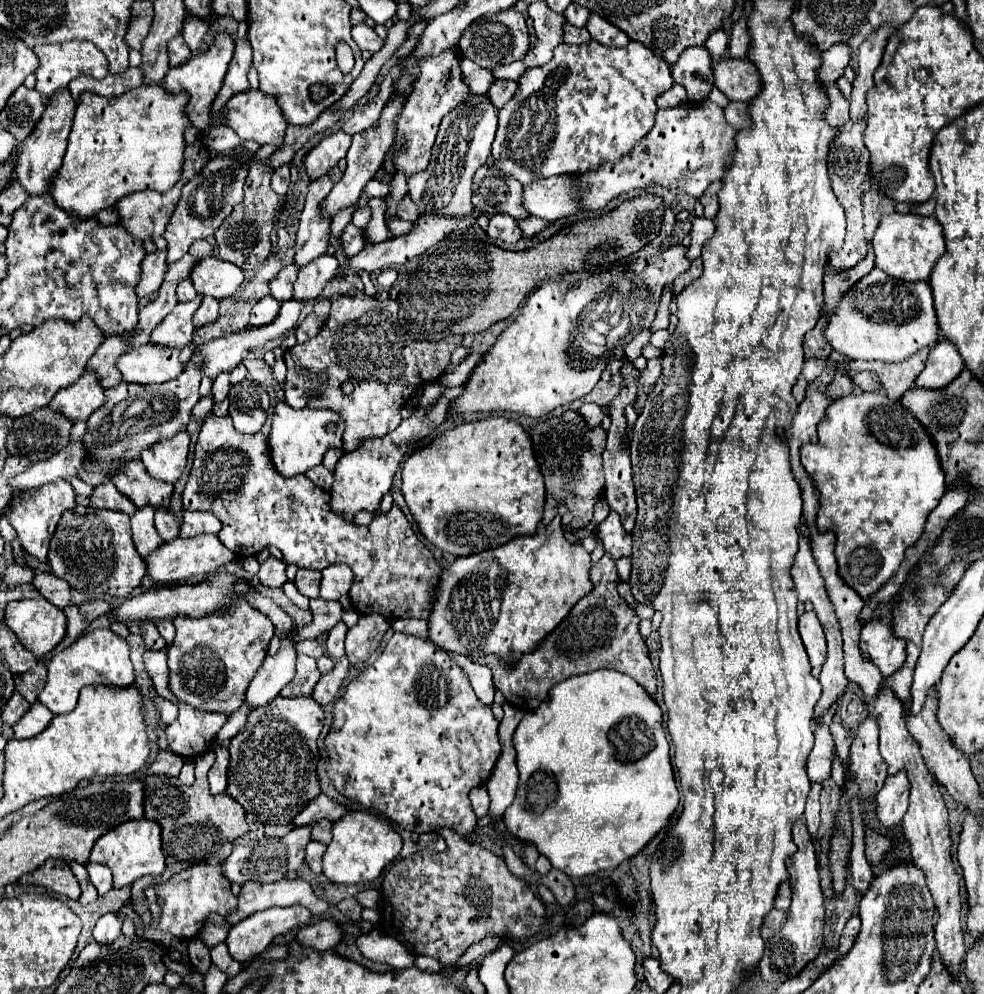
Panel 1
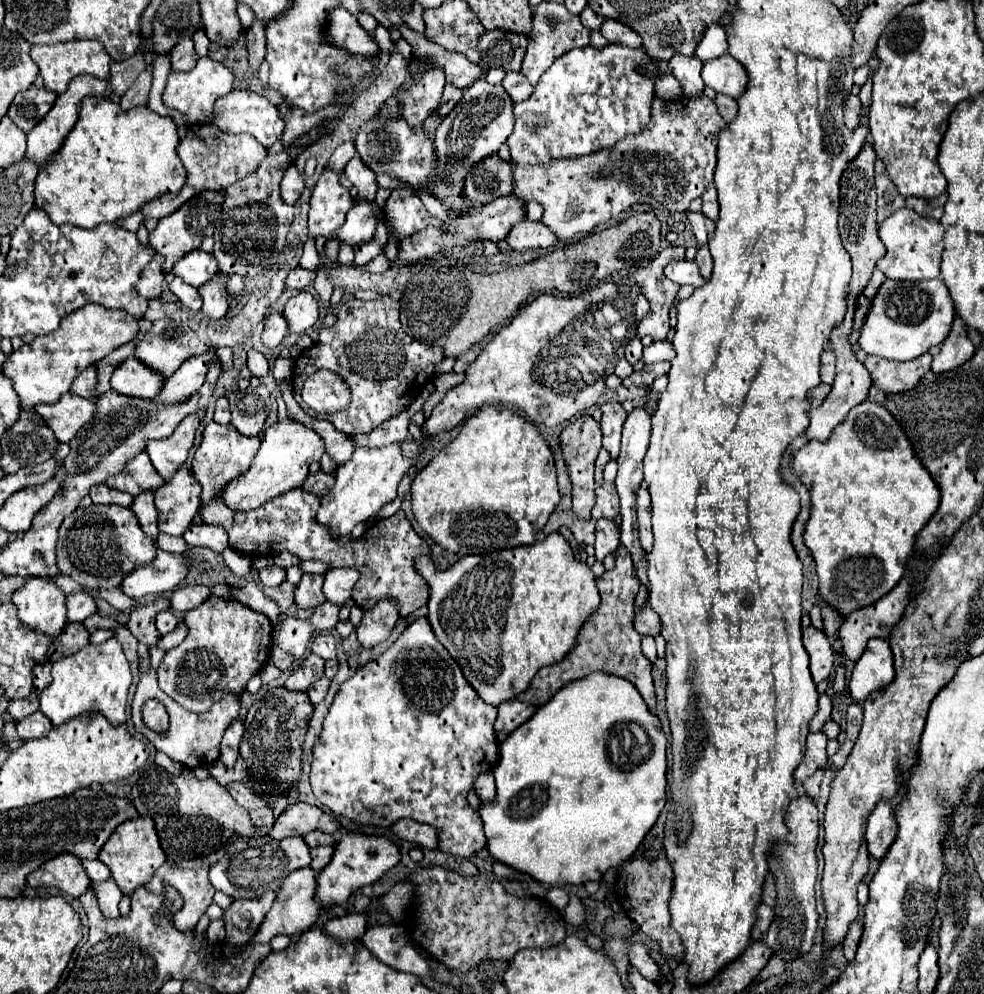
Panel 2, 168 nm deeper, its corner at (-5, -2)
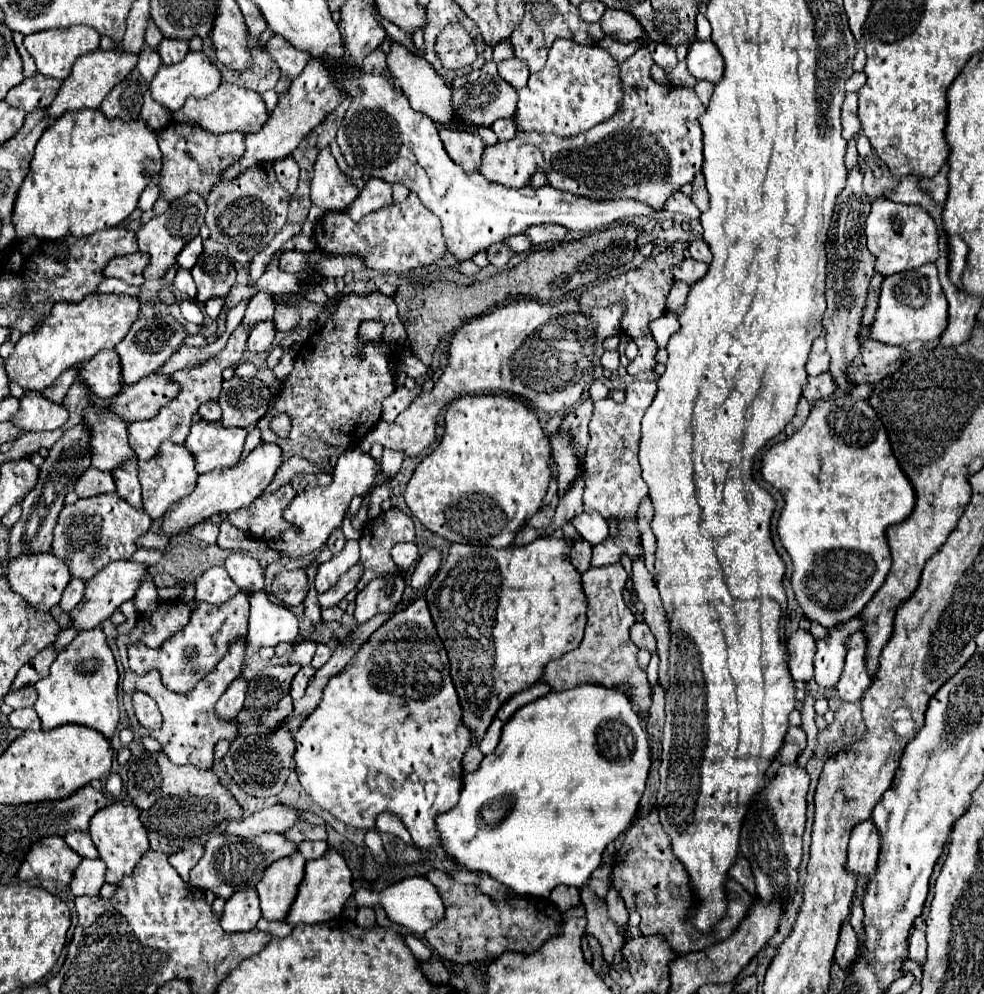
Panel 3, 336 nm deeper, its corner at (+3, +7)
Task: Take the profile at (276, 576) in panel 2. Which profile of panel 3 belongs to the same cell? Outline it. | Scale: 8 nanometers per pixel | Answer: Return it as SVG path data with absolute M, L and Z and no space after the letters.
M232 553L224 561L224 567L232 581L246 591L262 591L264 589L264 569L258 559L248 553Z

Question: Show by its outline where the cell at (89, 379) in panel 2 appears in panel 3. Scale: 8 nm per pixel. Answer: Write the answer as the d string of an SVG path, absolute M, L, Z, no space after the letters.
M72 367L68 371L64 371L64 375L60 375L60 379L56 379L56 383L52 383L52 387L44 389L42 395L54 403L62 403L64 395L68 393L68 389L72 387L74 381L76 381L76 369Z

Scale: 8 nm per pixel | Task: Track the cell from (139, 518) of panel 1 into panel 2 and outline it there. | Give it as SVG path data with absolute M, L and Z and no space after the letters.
M152 492L138 494L134 498L132 512L136 514L144 534L148 534L152 538L152 542L156 544L156 538L158 538L160 530L158 530L158 512L156 512L156 506L154 506L154 494Z

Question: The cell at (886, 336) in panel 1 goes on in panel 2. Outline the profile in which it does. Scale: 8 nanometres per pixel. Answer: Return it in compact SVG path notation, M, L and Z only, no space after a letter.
M940 278L924 282L884 280L866 314L866 322L860 328L858 344L866 354L874 354L886 360L914 360L916 356L928 352L930 346L944 342L952 328L952 320L954 306L948 288Z

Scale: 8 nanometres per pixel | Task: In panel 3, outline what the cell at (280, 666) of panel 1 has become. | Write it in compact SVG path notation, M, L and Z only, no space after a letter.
M360 563L352 565L352 567L338 579L338 583L336 583L330 591L318 595L320 605L322 605L322 607L334 607L334 605L338 605L338 603L356 587L358 579L362 577L362 571L364 571L364 567L360 567Z

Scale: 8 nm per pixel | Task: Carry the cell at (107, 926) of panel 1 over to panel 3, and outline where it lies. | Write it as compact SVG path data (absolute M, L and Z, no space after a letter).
M82 859L78 869L74 871L74 879L70 889L74 895L98 895L104 885L104 863L102 859Z

